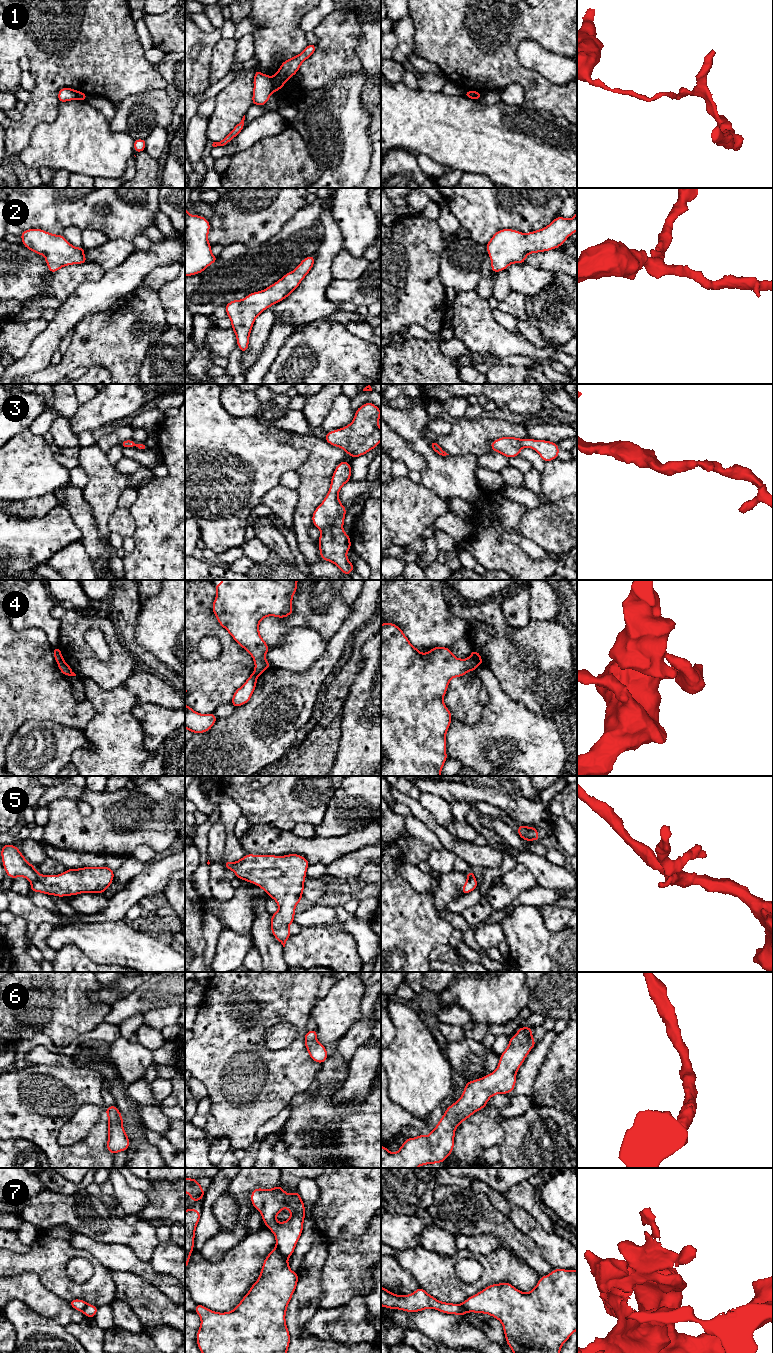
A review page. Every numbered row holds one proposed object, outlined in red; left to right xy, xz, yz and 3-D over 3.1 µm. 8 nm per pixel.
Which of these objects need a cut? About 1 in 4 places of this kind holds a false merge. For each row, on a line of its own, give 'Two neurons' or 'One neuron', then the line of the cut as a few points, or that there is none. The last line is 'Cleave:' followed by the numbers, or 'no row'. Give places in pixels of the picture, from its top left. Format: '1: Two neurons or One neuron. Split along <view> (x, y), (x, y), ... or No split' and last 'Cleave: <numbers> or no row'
1: Two neurons. Split along xz (271, 77), (273, 91)
2: One neuron. No split
3: One neuron. No split
4: Two neurons. Split along yz (470, 656), (478, 664)
5: Two neurons. Split along xy (39, 874), (31, 882)
6: One neuron. No split
7: Two neurons. Split along xz (276, 1246), (287, 1258)
Cleave: 1, 4, 5, 7

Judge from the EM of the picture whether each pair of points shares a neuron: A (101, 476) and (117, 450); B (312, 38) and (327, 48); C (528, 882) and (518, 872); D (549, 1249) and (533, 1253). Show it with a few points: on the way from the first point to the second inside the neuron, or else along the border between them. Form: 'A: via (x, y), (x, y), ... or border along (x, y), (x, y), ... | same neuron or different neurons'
A: border along (106, 453), (107, 459), (113, 465) | different neurons
B: border along (312, 31), (318, 37), (316, 44) | different neurons
C: via (526, 880), (520, 874) | same neuron
D: border along (524, 1234), (536, 1244), (543, 1257), (554, 1268) | different neurons

